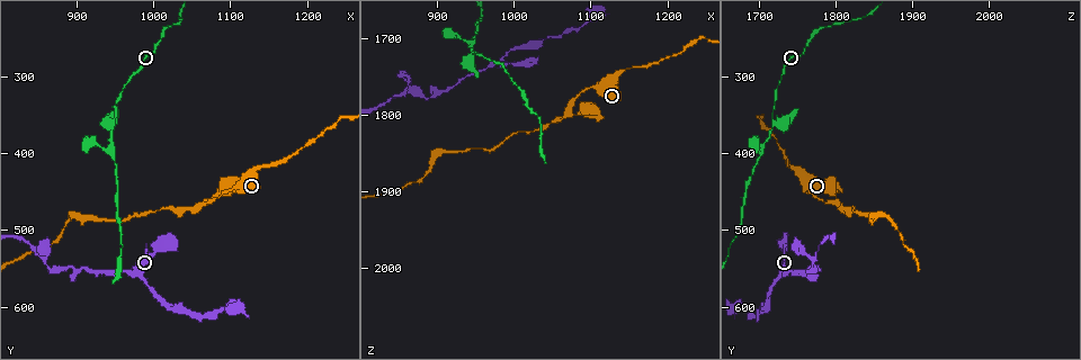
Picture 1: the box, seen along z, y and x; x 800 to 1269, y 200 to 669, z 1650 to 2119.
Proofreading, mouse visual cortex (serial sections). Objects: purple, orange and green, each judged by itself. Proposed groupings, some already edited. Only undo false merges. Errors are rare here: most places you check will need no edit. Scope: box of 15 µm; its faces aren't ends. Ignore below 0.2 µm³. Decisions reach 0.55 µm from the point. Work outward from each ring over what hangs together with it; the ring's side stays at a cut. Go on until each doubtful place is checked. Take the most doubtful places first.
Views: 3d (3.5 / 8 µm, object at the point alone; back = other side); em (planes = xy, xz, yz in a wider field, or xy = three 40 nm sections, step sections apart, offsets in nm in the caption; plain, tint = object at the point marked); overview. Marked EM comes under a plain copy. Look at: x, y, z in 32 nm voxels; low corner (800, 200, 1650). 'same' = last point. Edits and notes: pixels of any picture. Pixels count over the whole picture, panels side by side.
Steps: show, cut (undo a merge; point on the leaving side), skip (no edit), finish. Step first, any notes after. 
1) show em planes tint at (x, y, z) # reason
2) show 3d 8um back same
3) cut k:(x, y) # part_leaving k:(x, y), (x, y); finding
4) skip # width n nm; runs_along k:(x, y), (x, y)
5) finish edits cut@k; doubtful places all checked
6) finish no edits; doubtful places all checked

show 3d 3.5um at (950, 360, 1720)

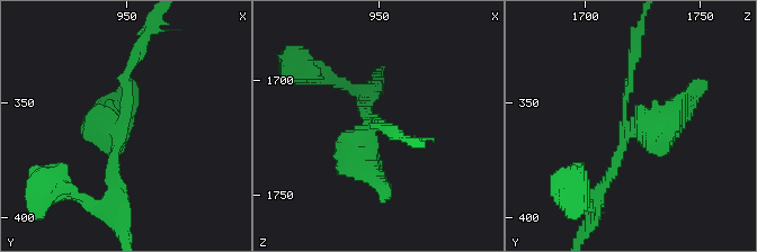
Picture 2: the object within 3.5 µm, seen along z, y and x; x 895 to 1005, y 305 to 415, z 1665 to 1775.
show em planes tint at (946, 362, 1720)

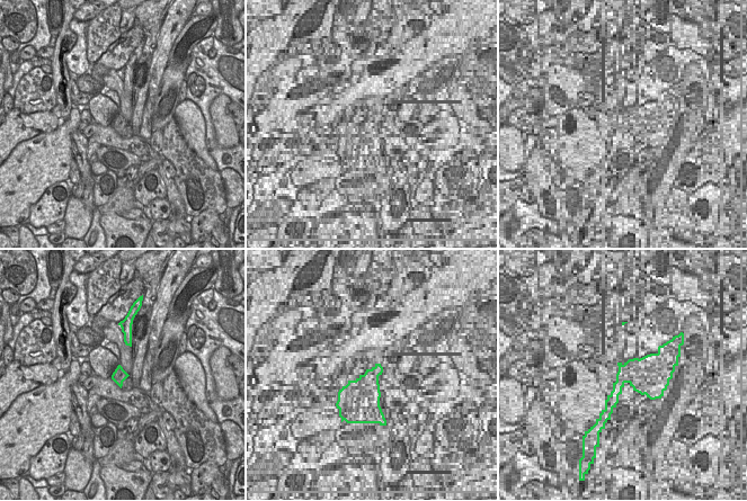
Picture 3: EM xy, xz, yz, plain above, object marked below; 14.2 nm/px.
skip # all the same cell

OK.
show 3d 3.5um at (1070, 460, 1795) # arms part here

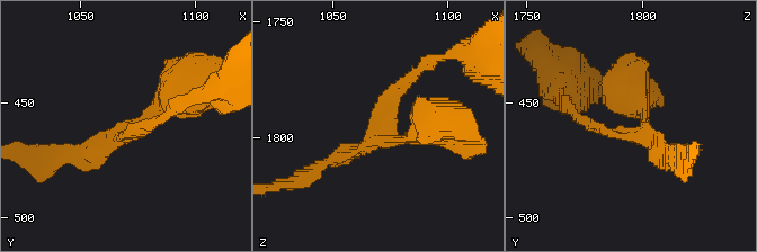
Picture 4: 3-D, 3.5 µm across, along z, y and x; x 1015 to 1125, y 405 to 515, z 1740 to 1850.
show em xy step 2 tint at (1072, 464, 1795) # now the EM

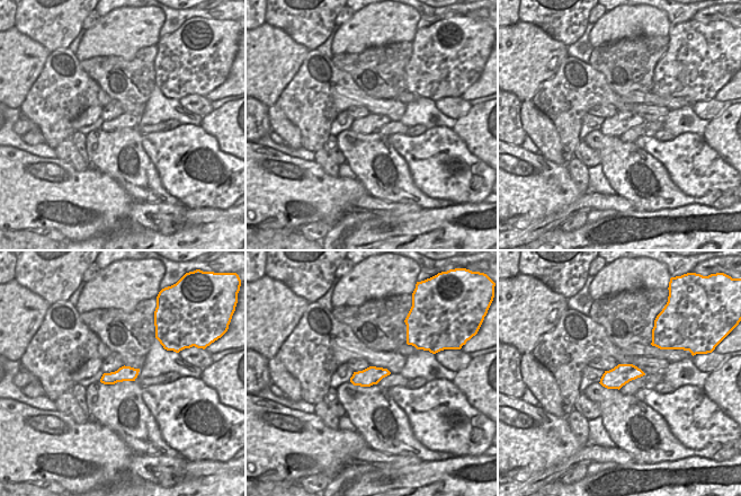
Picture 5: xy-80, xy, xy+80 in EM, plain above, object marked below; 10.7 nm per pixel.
show em xy step 3 tint same

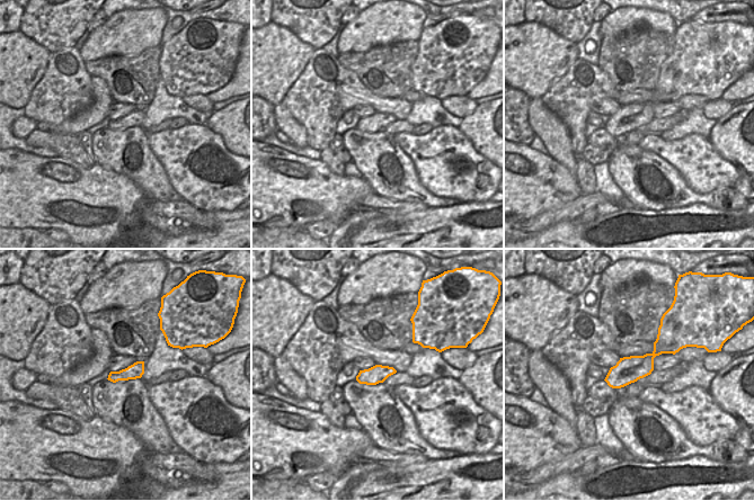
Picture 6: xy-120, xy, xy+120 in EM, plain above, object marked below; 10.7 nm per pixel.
skip # one cell here

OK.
show 3d 3.5um at (945, 385, 1705) # sharp bend

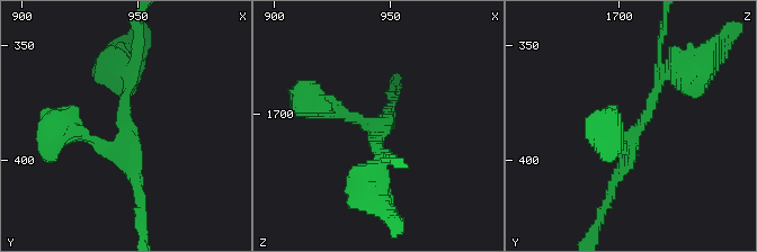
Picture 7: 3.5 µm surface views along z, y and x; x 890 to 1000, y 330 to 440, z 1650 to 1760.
show em xy step 3 tint at (946, 388, 1705)

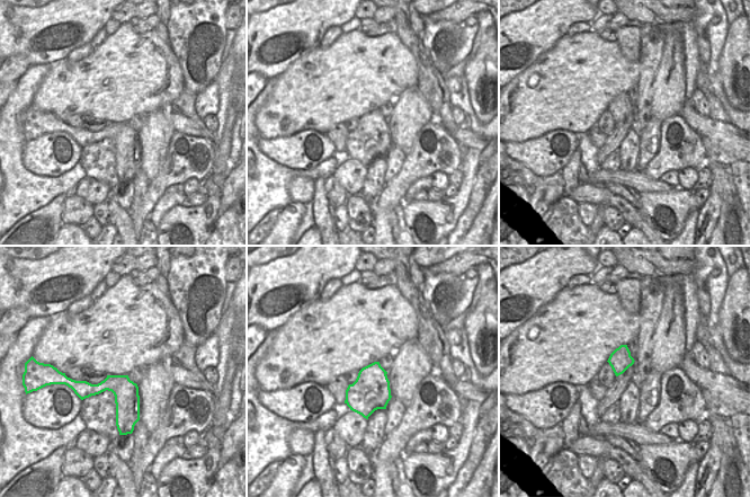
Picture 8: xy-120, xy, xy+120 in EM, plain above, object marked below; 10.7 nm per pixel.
skip # width 420 nm; runs_along 8:(74, 383), (113, 387), (136, 416); all the same cell

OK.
show 3d 3.5um at (855, 540, 1775) # sharp bend

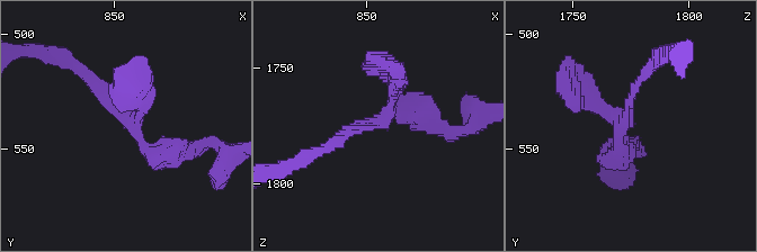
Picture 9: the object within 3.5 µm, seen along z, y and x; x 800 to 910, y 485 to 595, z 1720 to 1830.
show em xy step 5 tint at (858, 539, 1771) # now the EM

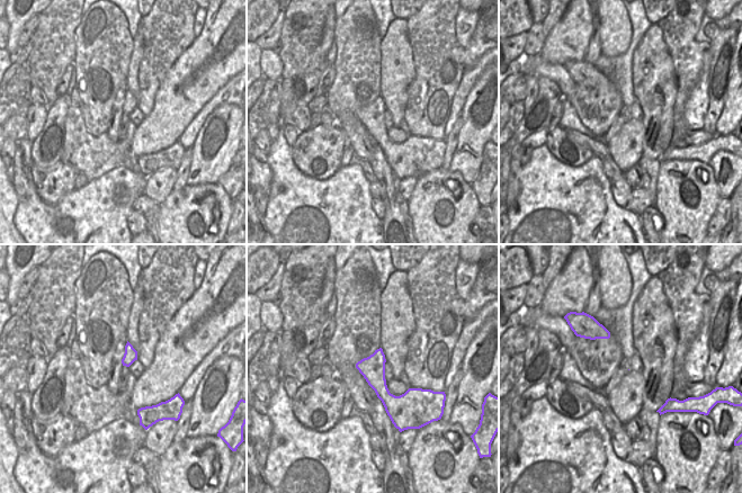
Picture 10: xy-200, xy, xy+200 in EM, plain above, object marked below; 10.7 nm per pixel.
skip # runs_along 9:(632, 149), (621, 153), (623, 122), (568, 87); one cell here

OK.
finish no edits; doubtful places all checked

